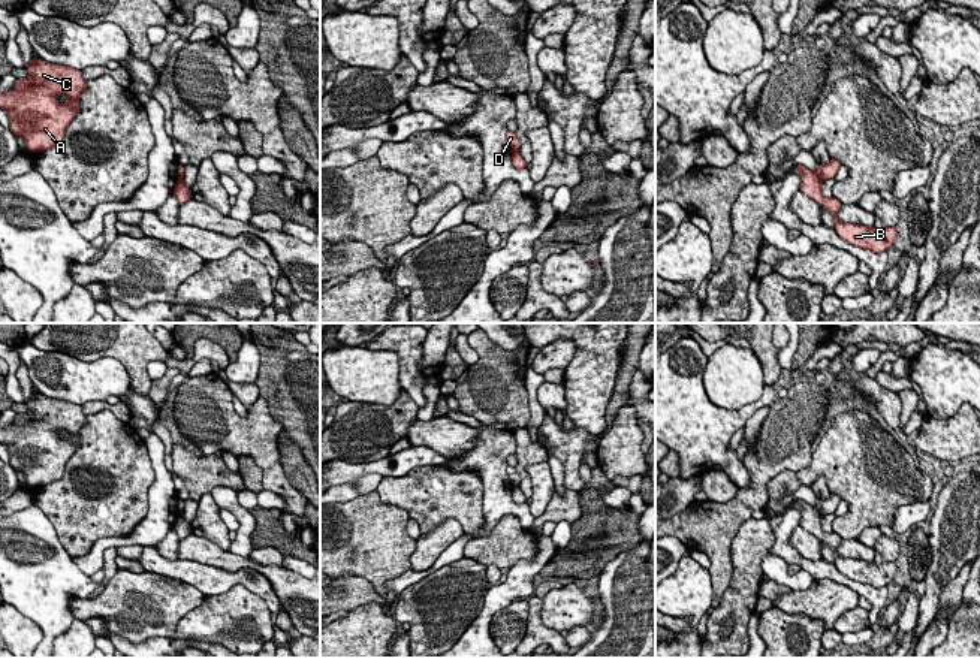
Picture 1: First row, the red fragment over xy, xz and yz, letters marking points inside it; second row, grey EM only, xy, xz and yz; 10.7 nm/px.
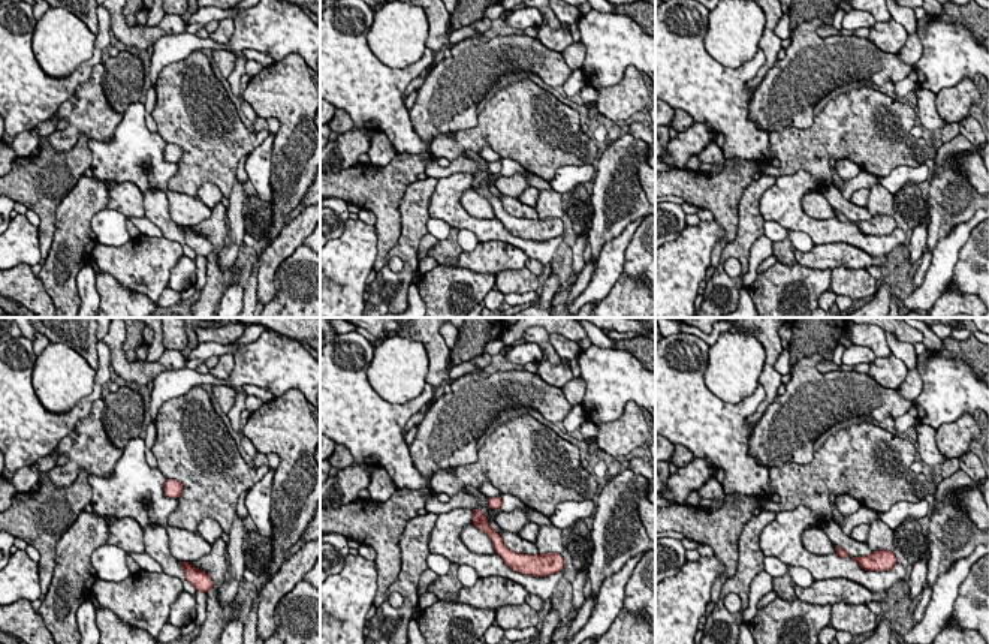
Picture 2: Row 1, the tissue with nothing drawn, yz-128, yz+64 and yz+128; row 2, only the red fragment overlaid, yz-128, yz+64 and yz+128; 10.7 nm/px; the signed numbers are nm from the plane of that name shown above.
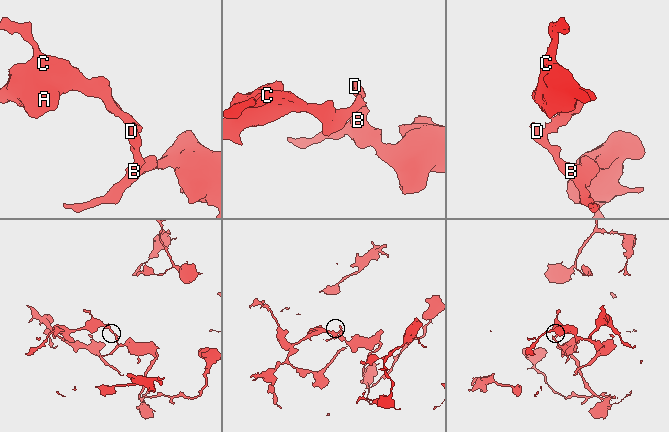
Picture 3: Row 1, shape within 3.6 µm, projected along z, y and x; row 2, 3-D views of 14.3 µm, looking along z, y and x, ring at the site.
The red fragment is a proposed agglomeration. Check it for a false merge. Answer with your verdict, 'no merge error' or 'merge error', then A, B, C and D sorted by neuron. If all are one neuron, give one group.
merge error; A C / B D

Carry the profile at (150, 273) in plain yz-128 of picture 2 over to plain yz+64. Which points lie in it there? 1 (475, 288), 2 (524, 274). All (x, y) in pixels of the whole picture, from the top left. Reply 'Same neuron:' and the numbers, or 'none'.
Same neuron: none

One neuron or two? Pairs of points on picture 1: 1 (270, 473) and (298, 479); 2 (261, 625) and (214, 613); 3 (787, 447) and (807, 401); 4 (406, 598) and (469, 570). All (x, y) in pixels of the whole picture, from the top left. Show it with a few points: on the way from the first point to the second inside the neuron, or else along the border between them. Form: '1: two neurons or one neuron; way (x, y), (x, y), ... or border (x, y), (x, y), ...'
1: two neurons; border (277, 441), (283, 473), (304, 497)
2: one neuron; way (250, 615), (226, 615)
3: one neuron; way (787, 435), (792, 423), (801, 413)
4: one neuron; way (421, 598), (440, 598), (454, 585)

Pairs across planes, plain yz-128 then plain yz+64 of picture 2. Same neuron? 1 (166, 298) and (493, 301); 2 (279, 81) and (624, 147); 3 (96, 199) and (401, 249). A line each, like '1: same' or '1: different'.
1: same
2: same
3: same

